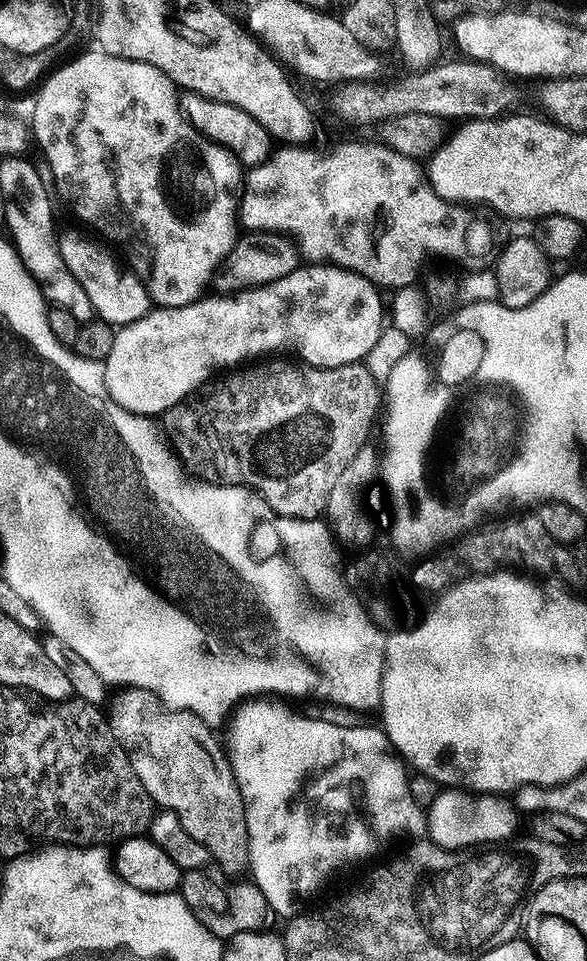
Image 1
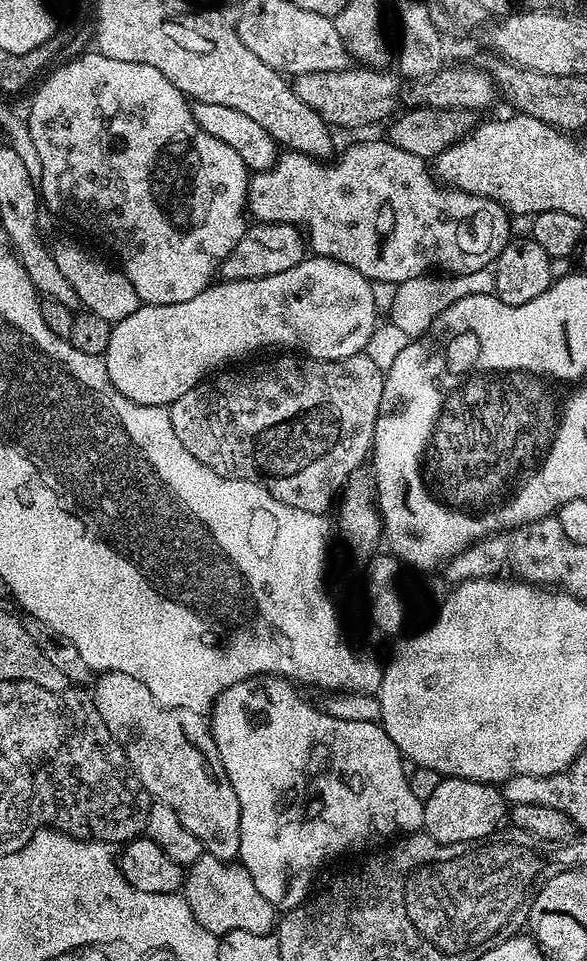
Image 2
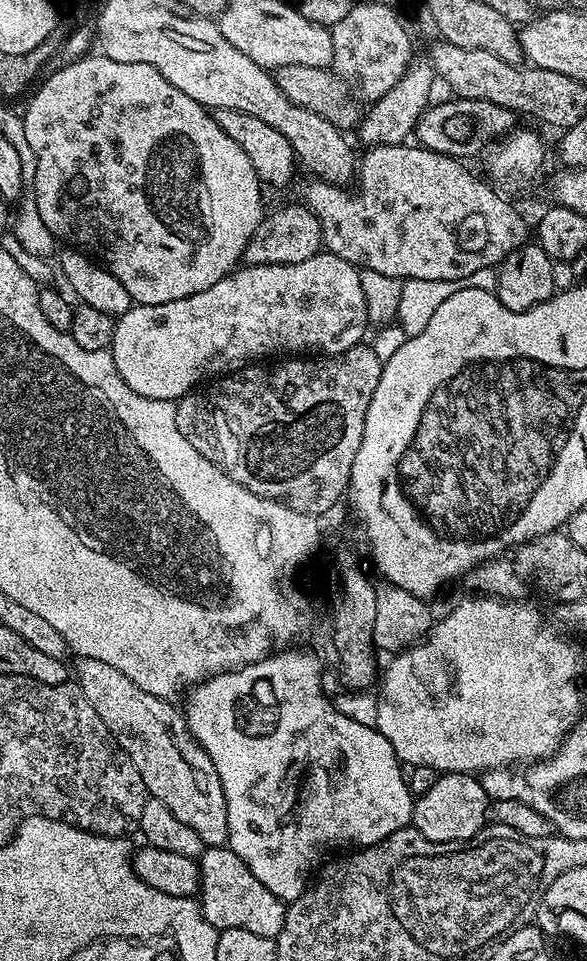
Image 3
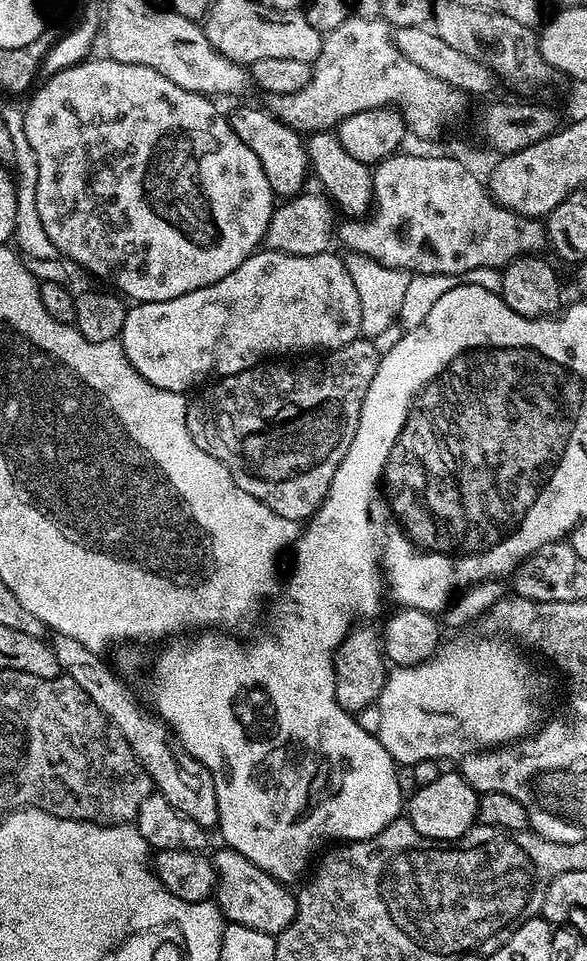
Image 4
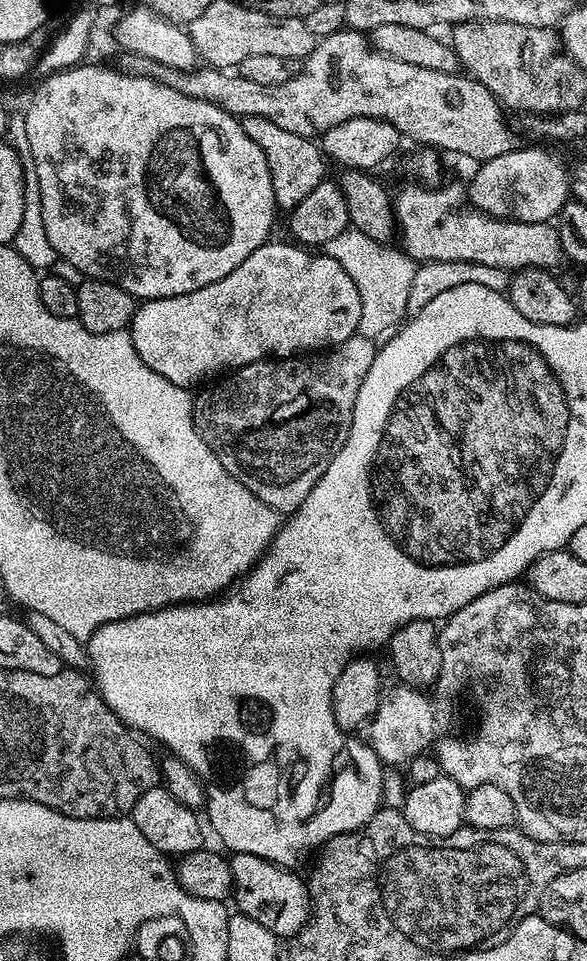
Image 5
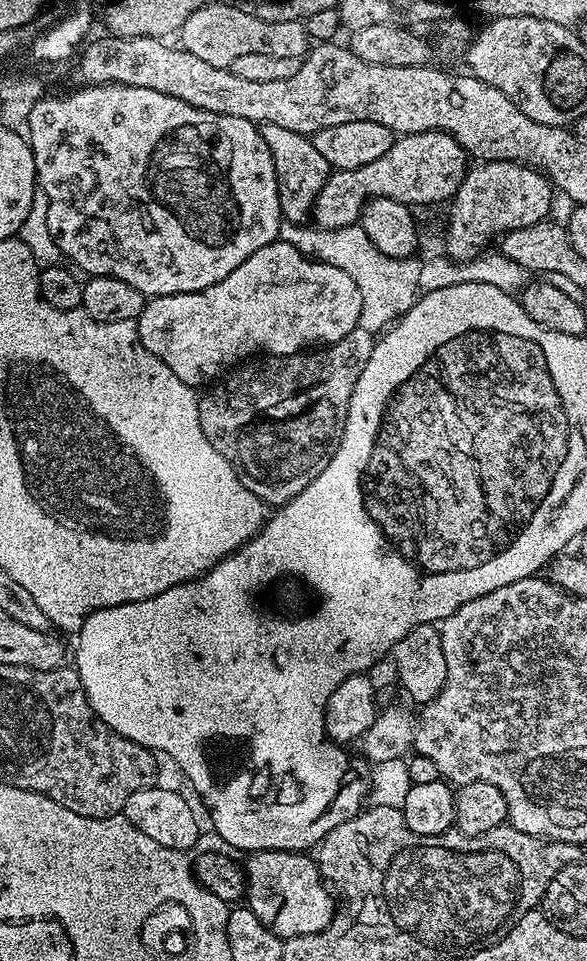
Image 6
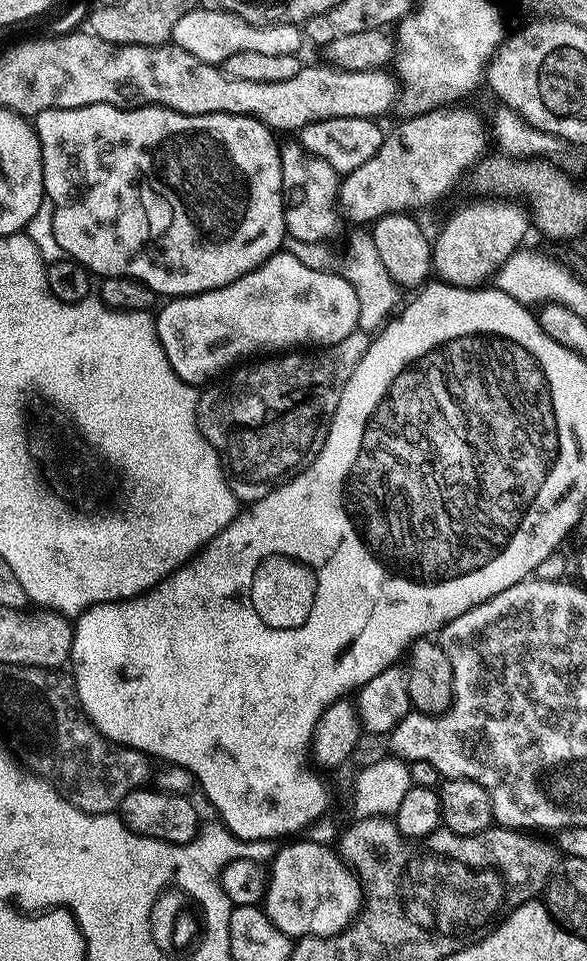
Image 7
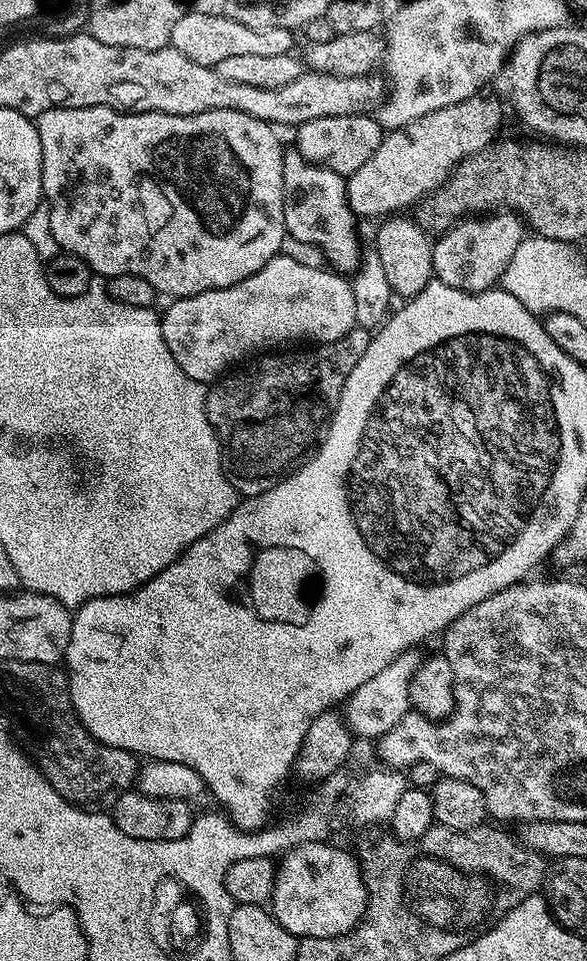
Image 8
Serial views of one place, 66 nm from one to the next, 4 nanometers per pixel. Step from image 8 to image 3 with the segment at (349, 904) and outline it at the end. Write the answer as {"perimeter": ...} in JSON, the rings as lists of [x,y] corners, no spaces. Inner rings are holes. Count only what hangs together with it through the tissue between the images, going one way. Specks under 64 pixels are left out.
{"perimeter":[[[227,846],[218,848],[205,847],[204,853],[198,858],[200,866],[200,891],[198,903],[206,922],[210,922],[217,928],[237,928],[238,930],[250,930],[250,934],[262,934],[262,938],[275,940],[277,934],[284,928],[285,901],[279,900],[234,854],[234,850]]]}

